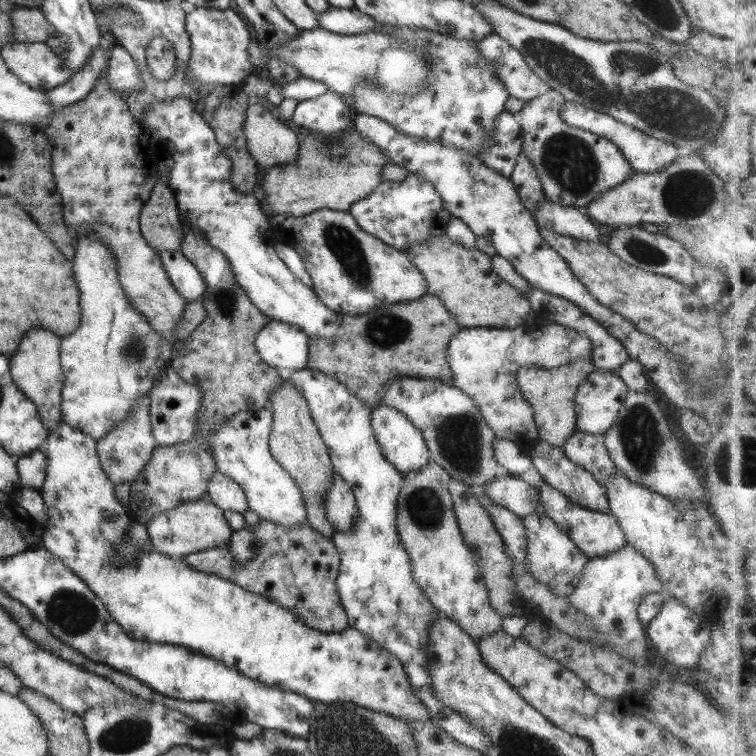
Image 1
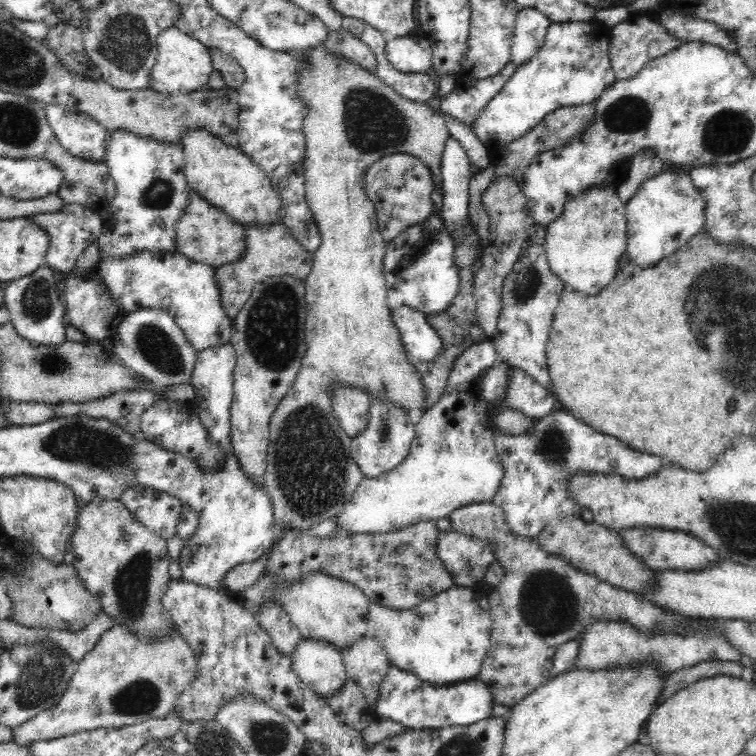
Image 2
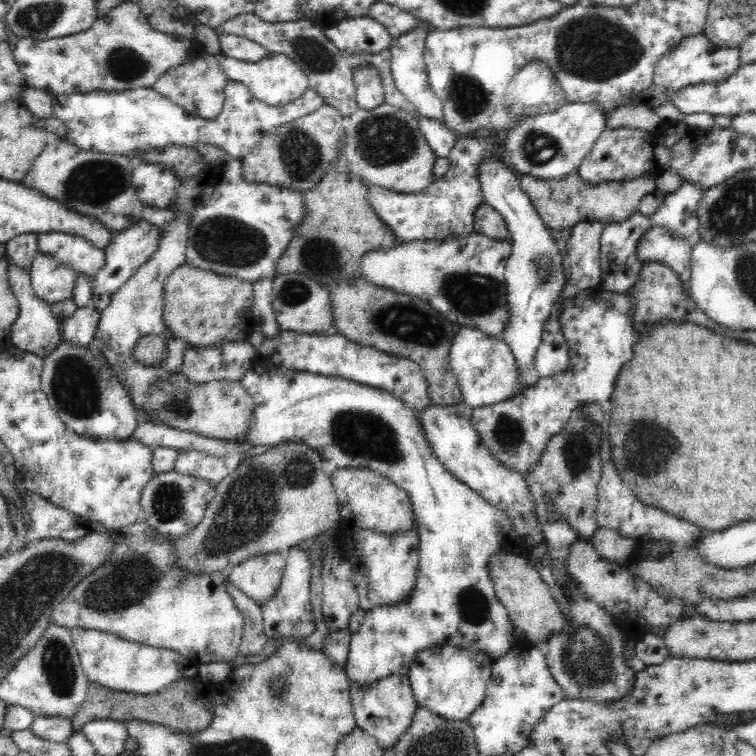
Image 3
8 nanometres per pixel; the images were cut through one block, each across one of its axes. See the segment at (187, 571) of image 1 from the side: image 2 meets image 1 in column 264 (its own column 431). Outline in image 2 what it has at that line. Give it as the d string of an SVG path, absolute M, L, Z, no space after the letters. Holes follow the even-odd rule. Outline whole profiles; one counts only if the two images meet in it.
M454 586L422 601L408 610L382 607L370 603L367 614L367 630L387 655L392 666L414 674L418 679L431 685L452 685L460 681L478 677L482 662L491 646L491 626L493 623L489 598L472 590L472 587Z

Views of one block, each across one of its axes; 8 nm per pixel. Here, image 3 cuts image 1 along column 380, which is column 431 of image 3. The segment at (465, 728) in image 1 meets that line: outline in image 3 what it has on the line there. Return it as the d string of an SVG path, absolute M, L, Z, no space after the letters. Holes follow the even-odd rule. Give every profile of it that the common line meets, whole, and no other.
M262 366L250 367L248 372L244 373L241 383L246 388L246 392L250 393L252 400L255 402L254 416L252 428L248 432L248 436L242 438L240 441L245 441L248 444L259 444L260 446L274 447L278 446L286 441L298 441L302 444L307 444L316 451L323 452L323 458L328 458L328 462L332 462L336 468L346 467L362 467L363 469L369 468L370 470L380 473L385 476L394 484L397 484L402 490L407 492L410 497L413 513L417 518L416 529L419 540L419 565L417 566L416 584L411 595L403 602L397 605L382 605L372 607L370 611L366 611L365 617L361 620L358 632L351 636L348 657L346 665L344 666L345 674L348 677L349 683L358 687L361 690L362 687L370 686L376 681L382 680L386 677L410 677L410 666L412 662L416 660L416 656L428 648L433 646L452 646L453 648L465 648L465 650L473 650L473 652L480 652L485 655L492 662L496 659L506 656L508 652L512 652L516 646L517 637L514 635L513 622L505 609L505 606L499 601L497 594L495 593L495 586L493 580L489 575L489 562L492 555L502 551L504 546L508 546L511 541L517 540L518 536L514 532L514 526L510 522L510 519L504 515L504 512L496 508L494 505L486 502L482 498L481 494L472 491L470 487L462 483L462 481L452 476L450 472L444 469L444 465L434 457L428 441L424 439L424 434L418 425L418 411L412 409L402 401L398 400L398 397L388 393L384 389L372 388L370 386L362 385L360 383L352 382L340 377L327 377L322 375L310 374L309 372L298 372L296 370L288 370L282 366L270 366L269 368L262 368Z

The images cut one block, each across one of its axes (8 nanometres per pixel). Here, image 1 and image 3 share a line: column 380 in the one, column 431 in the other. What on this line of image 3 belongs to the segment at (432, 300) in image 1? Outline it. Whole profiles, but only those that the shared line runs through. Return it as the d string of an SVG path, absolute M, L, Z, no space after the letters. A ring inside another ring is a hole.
M364 278L352 279L329 288L334 326L348 340L378 349L395 357L406 357L419 364L429 384L432 404L454 405L462 401L456 375L451 371L449 352L457 325L434 310L428 302L408 294L369 284Z

